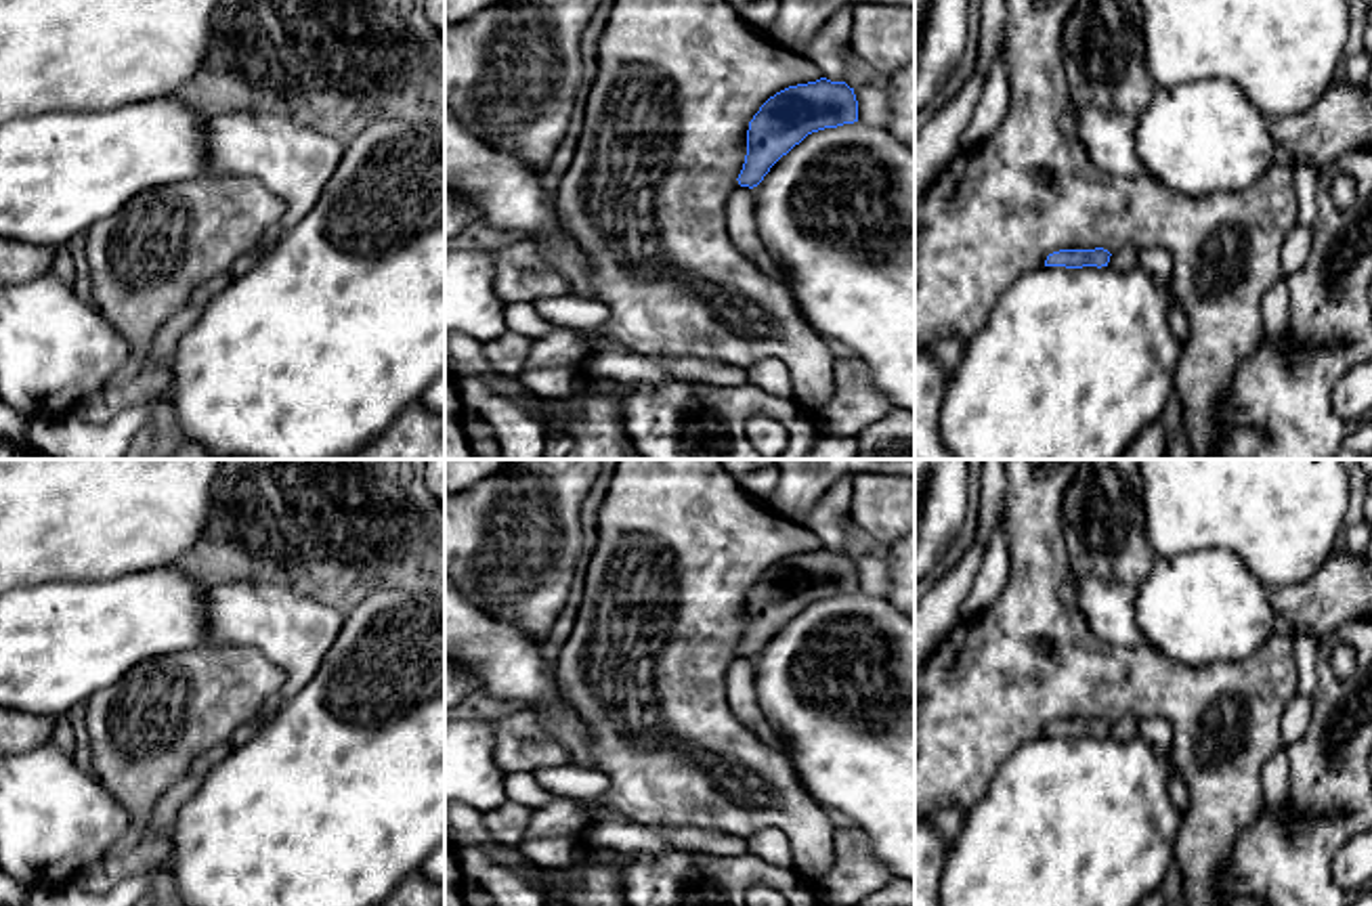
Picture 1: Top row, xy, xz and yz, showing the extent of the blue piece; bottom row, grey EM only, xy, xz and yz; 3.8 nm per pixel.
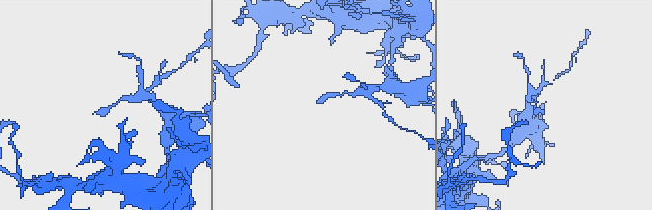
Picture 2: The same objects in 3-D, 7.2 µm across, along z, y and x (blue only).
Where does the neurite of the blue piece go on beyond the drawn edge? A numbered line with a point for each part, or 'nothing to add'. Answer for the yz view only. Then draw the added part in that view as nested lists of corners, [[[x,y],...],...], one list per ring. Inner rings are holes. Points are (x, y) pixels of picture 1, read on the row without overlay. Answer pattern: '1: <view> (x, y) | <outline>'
nothing to add

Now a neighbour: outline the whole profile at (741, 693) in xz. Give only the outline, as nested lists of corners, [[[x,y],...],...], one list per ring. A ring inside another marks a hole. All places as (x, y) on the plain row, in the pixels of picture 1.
[[[738,656],[726,671],[726,700],[732,715],[747,728],[766,721],[755,688],[753,659]]]

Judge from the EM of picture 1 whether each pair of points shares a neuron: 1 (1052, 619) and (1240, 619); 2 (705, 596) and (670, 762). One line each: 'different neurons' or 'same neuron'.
1: different neurons
2: same neuron

